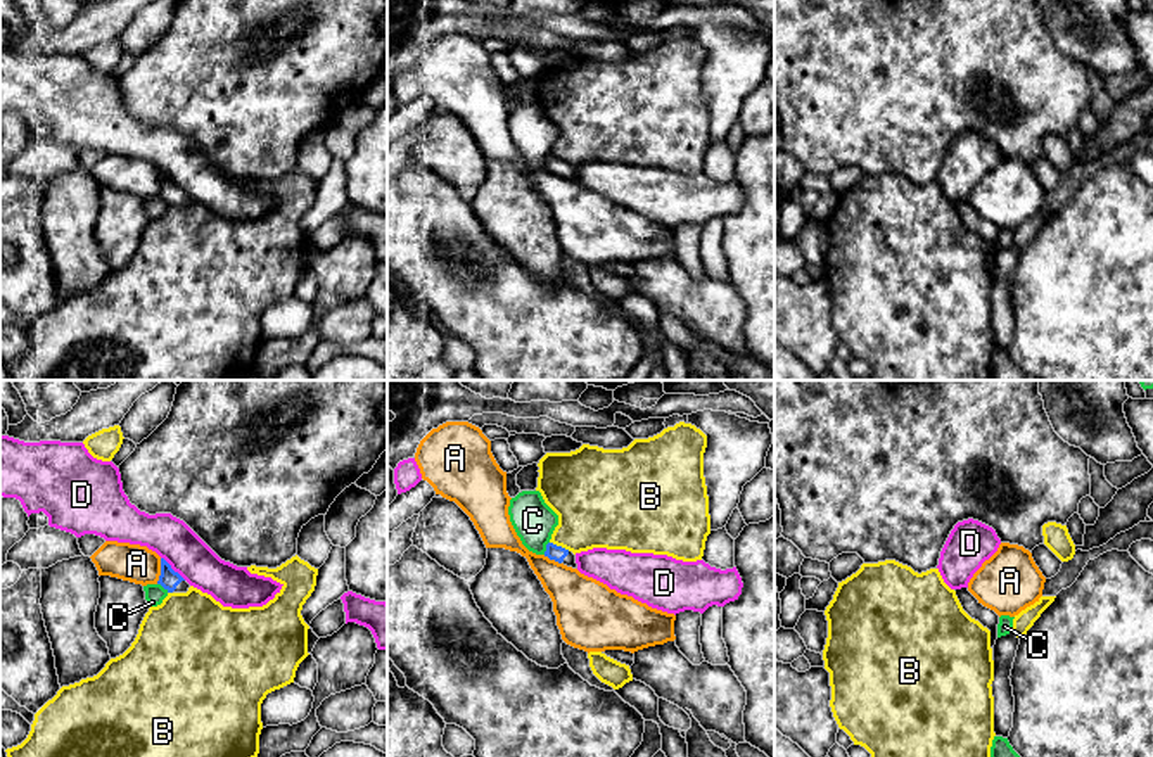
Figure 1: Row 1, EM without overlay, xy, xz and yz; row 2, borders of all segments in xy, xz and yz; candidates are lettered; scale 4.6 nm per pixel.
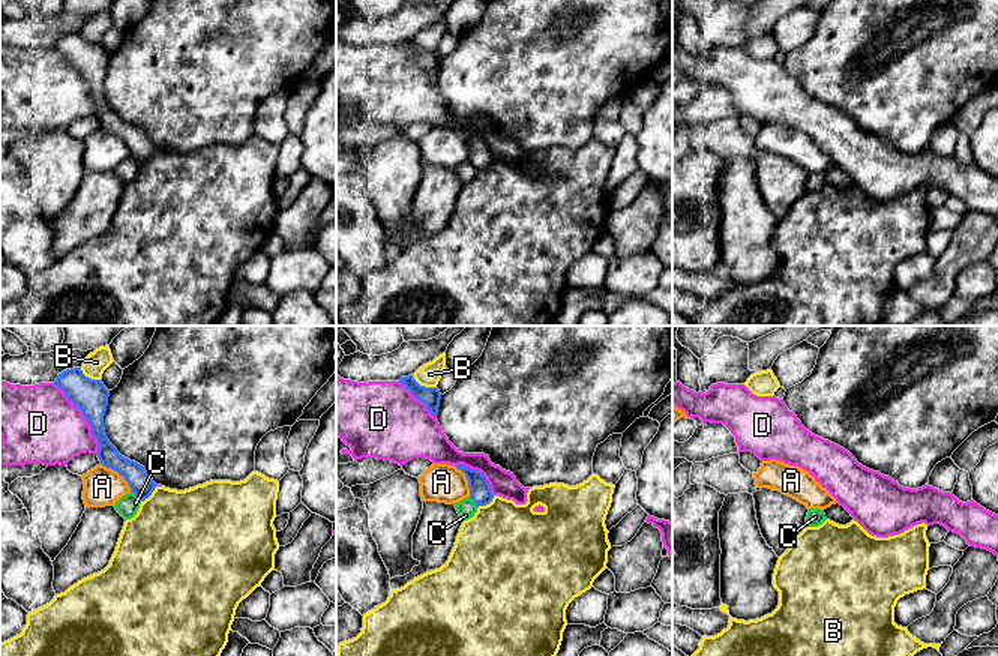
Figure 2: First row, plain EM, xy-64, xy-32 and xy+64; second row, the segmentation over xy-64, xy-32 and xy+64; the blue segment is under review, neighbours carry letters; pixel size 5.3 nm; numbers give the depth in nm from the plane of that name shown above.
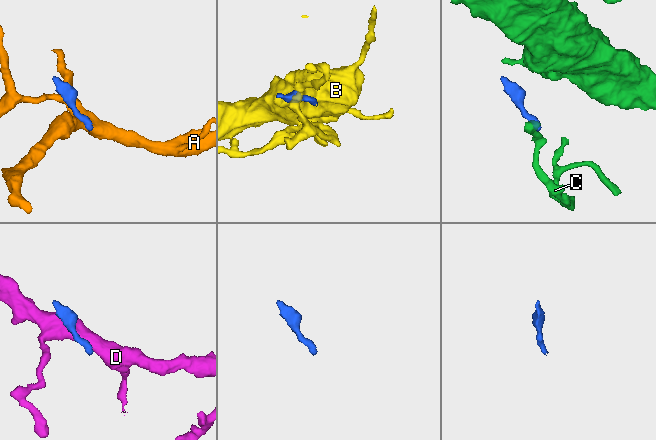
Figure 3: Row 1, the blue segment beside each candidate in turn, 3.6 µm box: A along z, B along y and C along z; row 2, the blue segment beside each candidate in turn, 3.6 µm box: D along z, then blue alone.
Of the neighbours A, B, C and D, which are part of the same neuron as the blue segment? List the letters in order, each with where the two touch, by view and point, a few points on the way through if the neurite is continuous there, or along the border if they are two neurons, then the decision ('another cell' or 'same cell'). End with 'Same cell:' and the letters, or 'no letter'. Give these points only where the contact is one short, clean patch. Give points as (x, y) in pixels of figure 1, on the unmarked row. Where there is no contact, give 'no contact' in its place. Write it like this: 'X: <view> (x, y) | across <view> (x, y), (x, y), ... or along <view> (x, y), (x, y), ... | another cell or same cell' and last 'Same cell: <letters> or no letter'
A: xy (161, 184) | along xy (161, 171), (161, 187), (156, 196) | another cell
B: xz (560, 159) | another cell
C: xy (163, 199) | along xy (158, 196), (168, 204) | another cell
D: xy (171, 182) | another cell
Same cell: no letter

